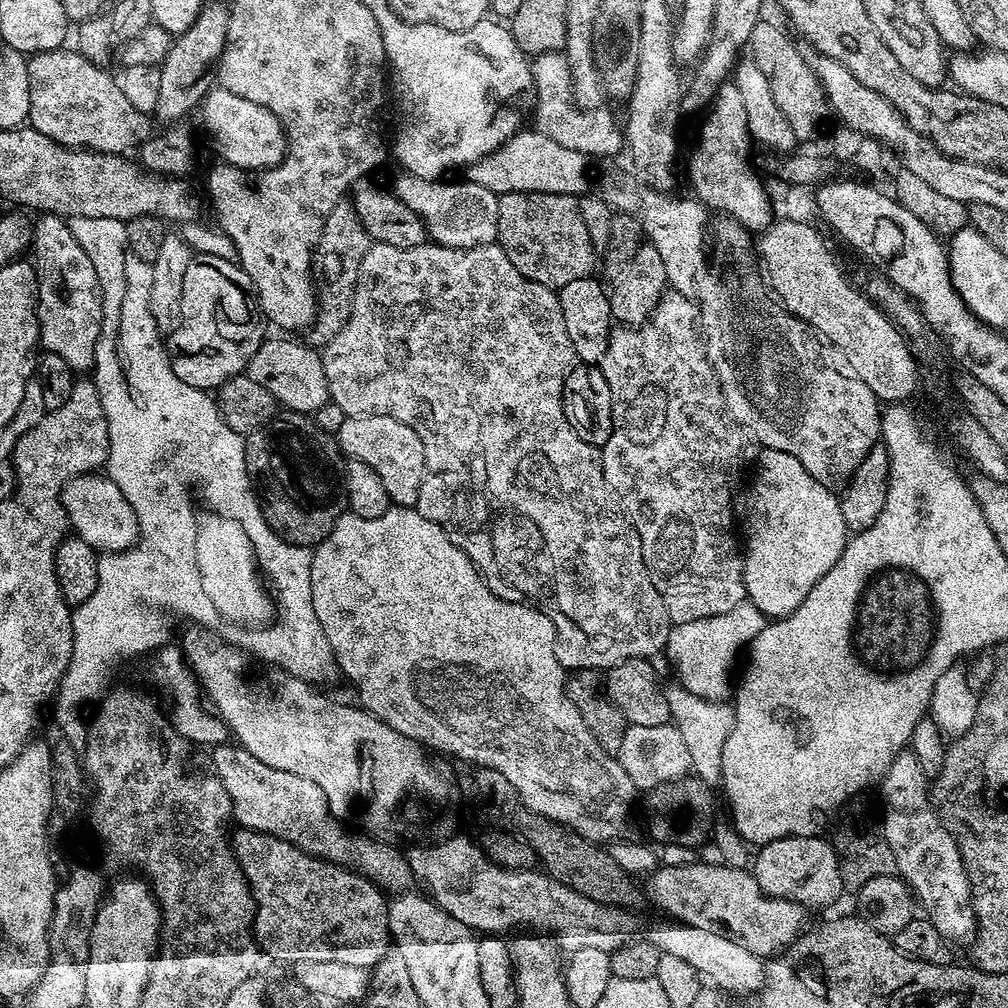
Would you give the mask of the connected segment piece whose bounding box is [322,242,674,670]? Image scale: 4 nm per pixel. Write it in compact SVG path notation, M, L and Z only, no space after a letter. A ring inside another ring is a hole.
M425 242L413 248L399 248L389 244L373 243L372 247L366 250L366 258L362 258L362 266L358 270L358 282L352 295L350 318L346 322L346 326L342 326L342 330L338 330L336 337L329 344L324 345L322 355L324 357L324 369L326 370L326 382L328 383L329 401L340 407L344 416L385 416L386 418L398 418L398 422L406 422L406 426L410 426L410 430L414 430L414 434L418 434L418 438L422 438L422 450L426 454L426 466L424 467L422 486L418 490L418 502L414 506L416 511L422 514L422 518L430 518L430 522L434 522L438 526L442 526L442 530L446 530L446 534L452 539L454 546L458 546L472 559L474 566L480 571L481 576L484 577L484 580L490 586L490 590L494 590L494 594L498 594L503 600L527 602L539 610L539 612L545 612L552 619L552 625L556 631L556 654L558 662L564 669L595 668L597 670L607 670L613 664L618 664L620 661L629 660L630 658L656 658L659 652L661 655L667 649L668 636L672 633L674 625L672 619L668 616L666 602L662 602L662 594L658 594L658 590L646 570L646 562L642 558L642 542L638 538L638 530L634 530L630 518L625 514L622 505L620 505L616 491L612 489L610 482L606 482L604 462L597 445L582 442L582 438L578 438L578 434L572 429L564 413L564 383L568 377L568 372L577 363L577 358L572 349L570 334L566 334L566 322L562 318L560 297L553 289L523 277L514 268L513 263L510 262L510 259L507 258L498 243L483 244L482 246L466 249L443 248L435 242Z

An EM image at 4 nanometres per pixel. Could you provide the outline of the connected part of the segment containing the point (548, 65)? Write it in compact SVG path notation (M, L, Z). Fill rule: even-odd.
M563 51L543 52L535 57L530 64L532 70L532 86L534 100L536 96L536 124L535 131L546 134L546 138L554 138L554 142L566 146L566 150L578 150L583 156L607 156L613 158L618 155L625 143L625 133L616 120L608 116L599 120L591 111L584 111L576 107L572 97L571 68Z

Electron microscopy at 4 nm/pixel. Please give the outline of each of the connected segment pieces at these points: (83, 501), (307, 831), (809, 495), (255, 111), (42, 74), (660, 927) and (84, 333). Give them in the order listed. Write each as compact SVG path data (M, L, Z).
M87 472L84 476L68 480L60 501L68 515L71 531L81 536L97 553L124 552L140 539L138 518L130 502L126 502L126 494L118 490L118 486L107 474Z
M216 746L211 749L211 752L212 764L216 767L213 768L214 775L222 782L222 786L226 786L226 794L230 794L232 814L240 828L251 828L254 832L268 832L271 836L282 838L312 856L321 856L324 860L352 869L389 893L399 894L413 887L414 877L412 867L408 865L407 855L403 851L398 852L391 848L388 845L391 843L383 839L373 838L359 831L347 832L344 829L347 827L328 811L328 799L326 794L322 794L322 786L318 786L318 782L310 782L310 778L302 774L290 774L290 770L274 770L274 766L266 766L266 762L258 762L254 754L239 746Z
M764 448L754 461L755 468L756 477L744 496L744 521L738 524L742 533L744 591L747 599L758 606L763 616L783 618L806 602L806 594L810 594L810 590L814 590L816 583L830 571L834 562L838 562L842 550L848 544L850 533L842 518L837 493L814 479L810 470L806 470L806 466L802 466L794 454Z
M216 86L209 91L202 101L198 116L204 119L212 140L216 143L216 152L221 161L242 168L245 172L263 172L283 162L288 155L288 133L266 106L250 102L247 98L238 98L230 94L223 86Z
M65 46L55 48L49 52L37 52L27 57L29 70L29 90L30 90L30 106L27 123L34 130L38 130L38 134L46 134L46 138L50 138L54 143L61 144L67 148L87 148L90 152L115 152L117 154L127 153L127 148L135 149L141 142L149 139L150 131L148 132L149 117L145 113L134 110L134 106L130 106L130 102L126 98L126 94L122 94L120 89L120 81L115 75L111 76L107 71L107 67L95 64L90 61L79 50L73 50L71 47Z
M667 922L668 924L656 924L649 930L646 936L647 943L658 946L663 954L674 954L676 958L683 958L690 966L694 966L694 970L699 972L701 977L708 978L712 976L712 980L724 992L733 992L736 996L748 996L760 991L764 985L765 961L761 957L754 955L750 950L746 950L746 946L738 946L738 942L730 942L730 938L726 938L722 934L714 934L714 930L702 930L698 926L690 926L689 924L681 924L679 922Z
M44 214L35 221L32 229L32 244L30 246L31 255L36 255L34 259L34 267L36 269L36 317L40 323L40 343L39 347L44 352L53 352L58 354L58 358L66 361L66 366L72 368L73 373L88 374L93 371L96 363L96 347L98 346L98 334L102 326L102 290L100 289L100 279L98 274L94 274L94 262L90 262L90 258L86 258L86 250L82 250L82 246L78 246L78 242L74 238L74 234L70 234L68 229L68 220L63 216L53 216L51 214Z

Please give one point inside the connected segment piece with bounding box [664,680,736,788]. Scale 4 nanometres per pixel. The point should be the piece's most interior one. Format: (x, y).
(705, 725)

